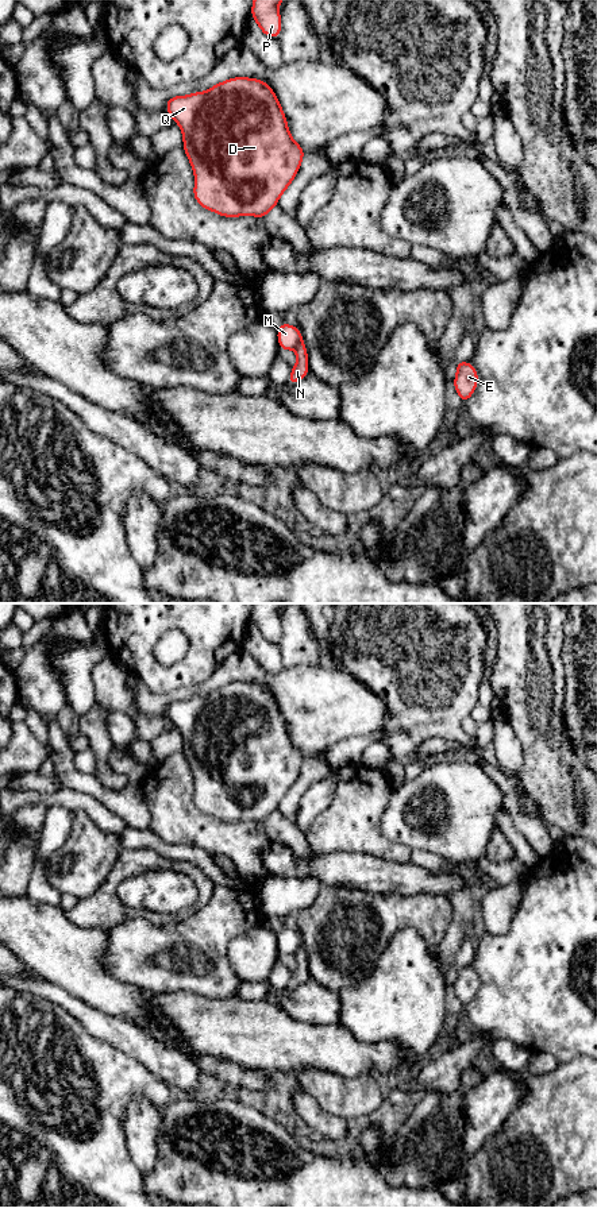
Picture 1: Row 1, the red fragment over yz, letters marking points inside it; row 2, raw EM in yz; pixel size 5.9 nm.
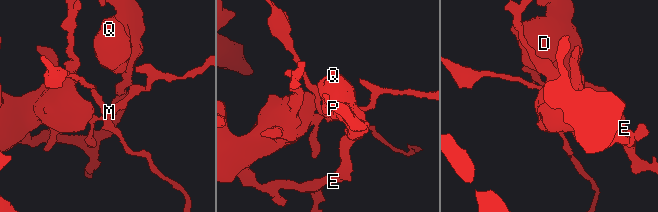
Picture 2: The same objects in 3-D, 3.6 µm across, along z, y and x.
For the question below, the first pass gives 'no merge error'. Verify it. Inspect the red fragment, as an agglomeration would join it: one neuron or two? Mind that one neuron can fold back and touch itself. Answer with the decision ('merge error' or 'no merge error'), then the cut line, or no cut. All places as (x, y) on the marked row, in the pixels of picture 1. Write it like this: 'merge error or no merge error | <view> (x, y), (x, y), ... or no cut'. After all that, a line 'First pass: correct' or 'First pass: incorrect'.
merge error | yz (301, 338), (293, 348)
First pass: incorrect

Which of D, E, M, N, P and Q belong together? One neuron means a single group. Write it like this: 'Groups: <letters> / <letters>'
Groups: D E M P Q / N

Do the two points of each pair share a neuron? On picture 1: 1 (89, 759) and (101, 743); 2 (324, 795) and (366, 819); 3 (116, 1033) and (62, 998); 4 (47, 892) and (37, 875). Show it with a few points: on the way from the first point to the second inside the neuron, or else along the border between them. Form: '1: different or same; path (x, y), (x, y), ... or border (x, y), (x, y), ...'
1: different; border (89, 748), (95, 756), (93, 772)
2: different; border (338, 768), (334, 798), (311, 824)
3: same; path (103, 1026), (76, 1007)
4: same; path (43, 888), (38, 879)

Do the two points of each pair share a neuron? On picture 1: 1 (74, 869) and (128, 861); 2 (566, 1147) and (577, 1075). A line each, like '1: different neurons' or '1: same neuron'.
1: different neurons
2: same neuron

